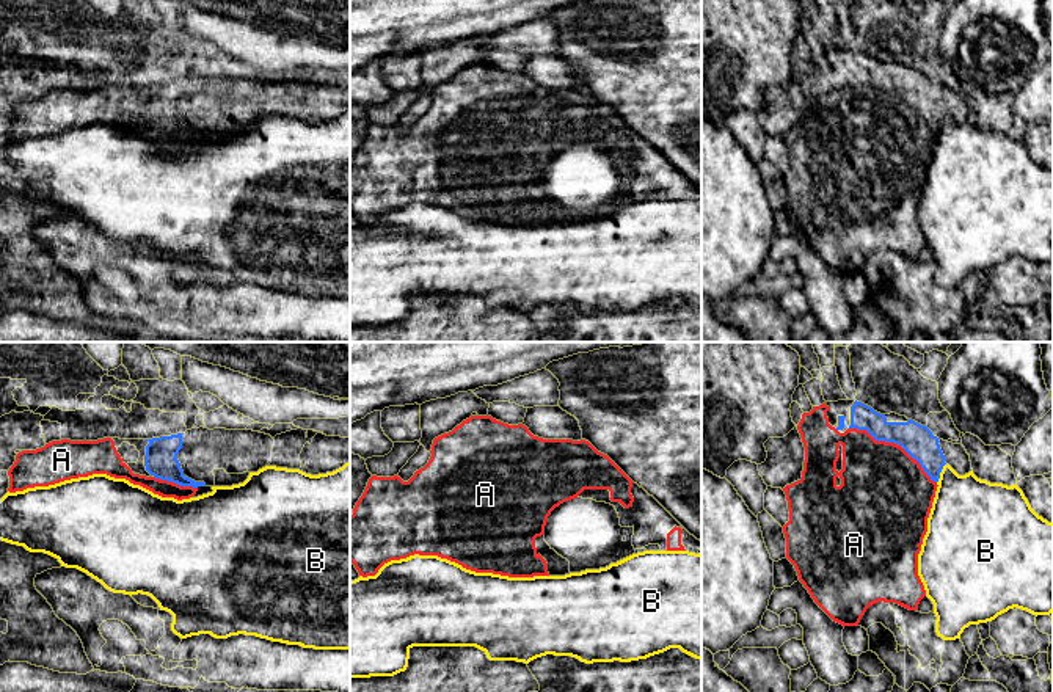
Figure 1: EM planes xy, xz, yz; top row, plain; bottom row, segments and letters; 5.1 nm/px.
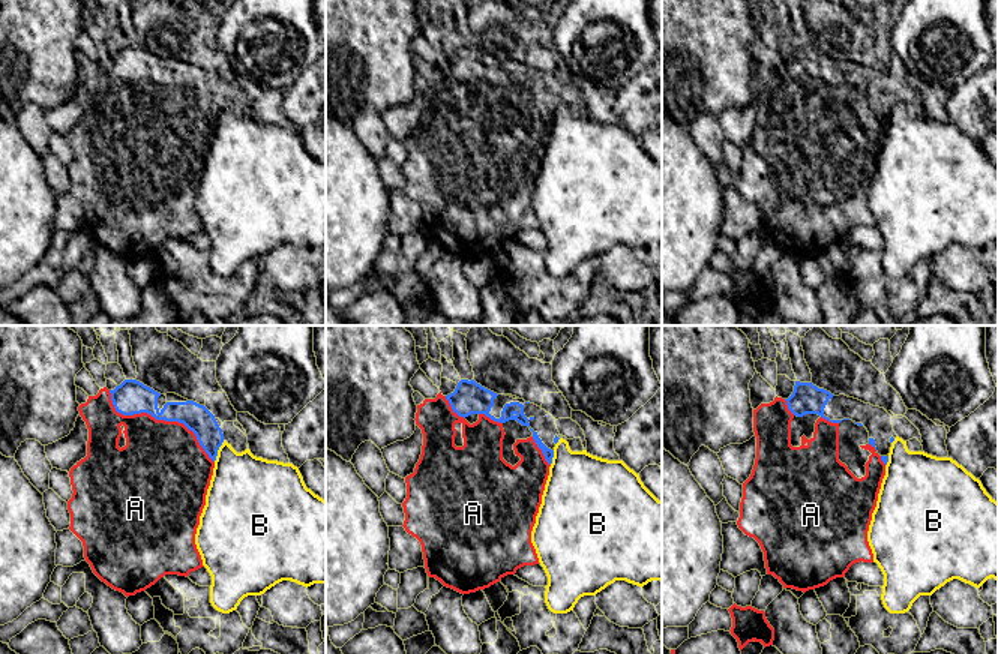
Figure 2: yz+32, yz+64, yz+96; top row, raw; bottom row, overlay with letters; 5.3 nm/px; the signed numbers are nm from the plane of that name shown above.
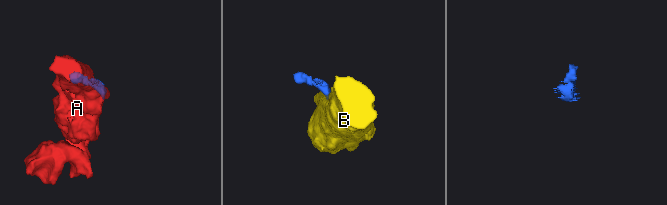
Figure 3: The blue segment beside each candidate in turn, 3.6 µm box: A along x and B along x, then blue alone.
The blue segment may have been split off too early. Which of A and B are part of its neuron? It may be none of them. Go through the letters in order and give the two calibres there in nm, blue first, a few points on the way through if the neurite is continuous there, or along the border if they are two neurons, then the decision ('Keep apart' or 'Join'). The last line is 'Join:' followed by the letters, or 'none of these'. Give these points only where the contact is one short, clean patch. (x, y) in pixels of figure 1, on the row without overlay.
A: Thickness 170 nm (blue) against 440 nm. Join
B: Thickness 170 nm (blue) against 360 nm. Boundary: yz (945, 112), (937, 131). Keep apart
Join: A

